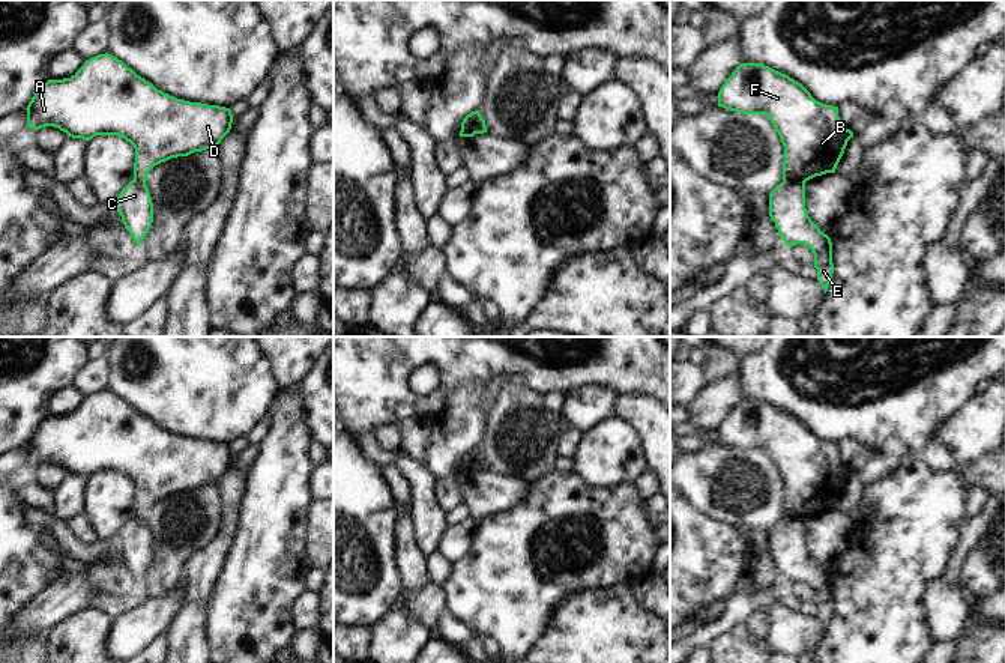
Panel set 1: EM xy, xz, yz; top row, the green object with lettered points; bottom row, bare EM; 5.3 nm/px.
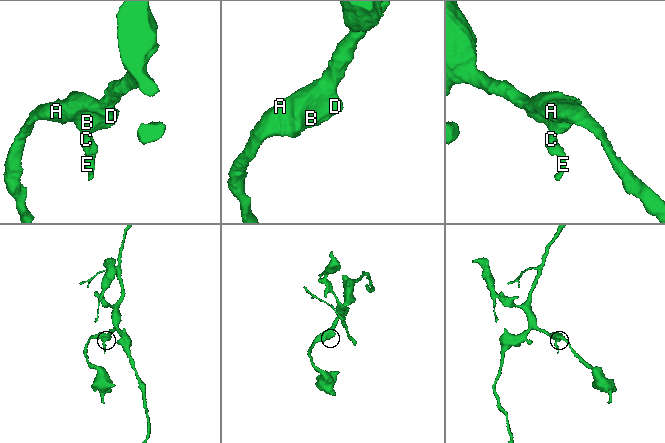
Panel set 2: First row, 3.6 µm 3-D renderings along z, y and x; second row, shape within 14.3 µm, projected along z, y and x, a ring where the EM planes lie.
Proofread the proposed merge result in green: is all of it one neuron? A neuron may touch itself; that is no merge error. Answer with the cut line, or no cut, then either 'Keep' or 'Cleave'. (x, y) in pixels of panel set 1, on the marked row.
Split along xz (479, 116), (475, 116), (470, 124), (461, 127). Cleave

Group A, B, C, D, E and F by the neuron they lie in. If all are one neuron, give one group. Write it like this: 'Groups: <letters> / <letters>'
Groups: A B D F / C E

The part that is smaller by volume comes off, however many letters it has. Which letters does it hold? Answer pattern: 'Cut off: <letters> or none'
Cut off: C, E

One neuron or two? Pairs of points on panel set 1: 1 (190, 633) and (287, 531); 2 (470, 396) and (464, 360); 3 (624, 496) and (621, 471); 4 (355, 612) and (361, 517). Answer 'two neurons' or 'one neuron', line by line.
1: two neurons
2: two neurons
3: two neurons
4: one neuron

